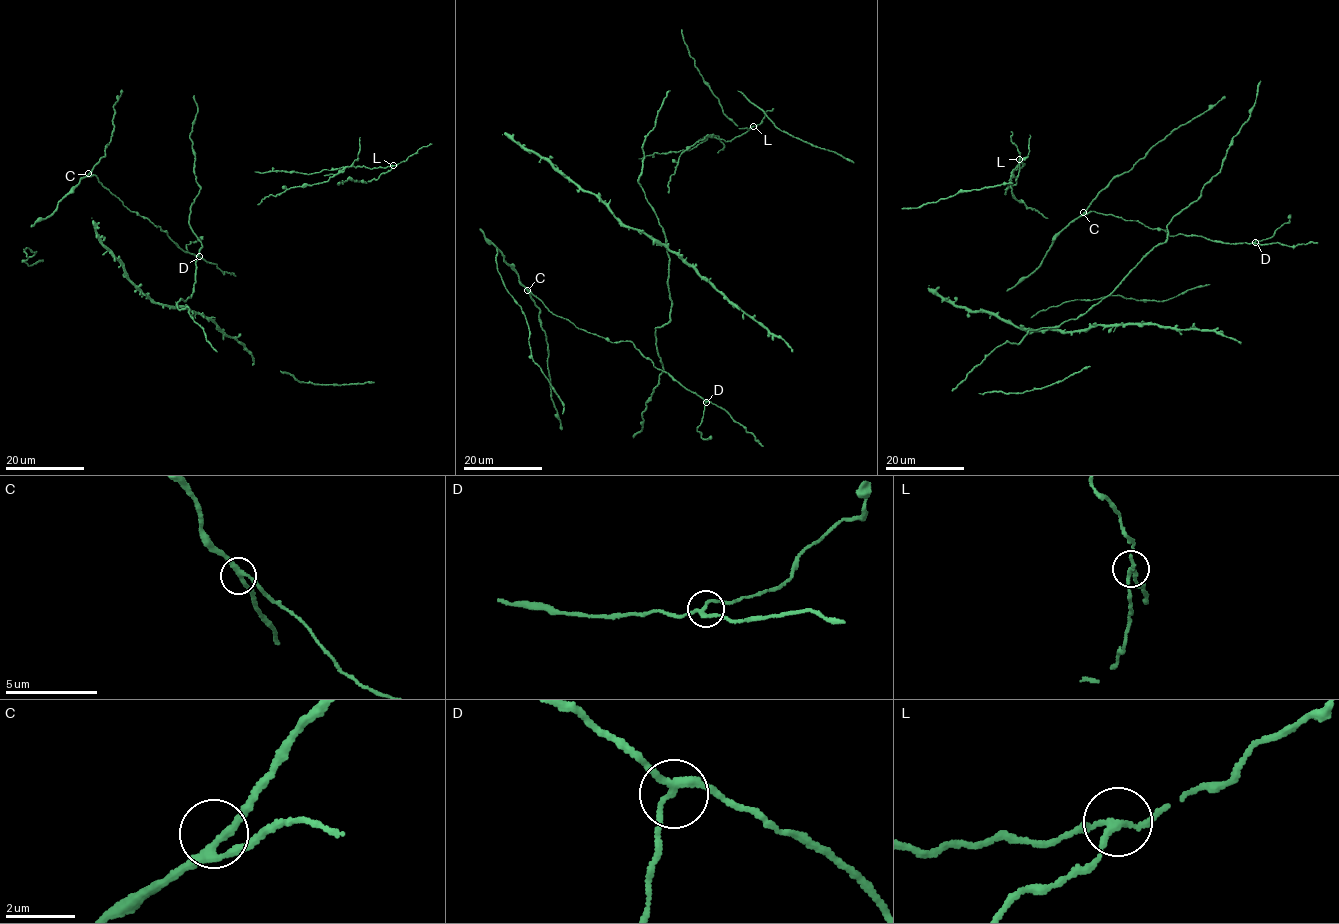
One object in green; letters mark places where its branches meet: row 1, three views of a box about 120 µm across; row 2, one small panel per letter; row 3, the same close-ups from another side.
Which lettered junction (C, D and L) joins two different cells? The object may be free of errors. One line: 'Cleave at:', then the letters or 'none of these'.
Cleave at: L

